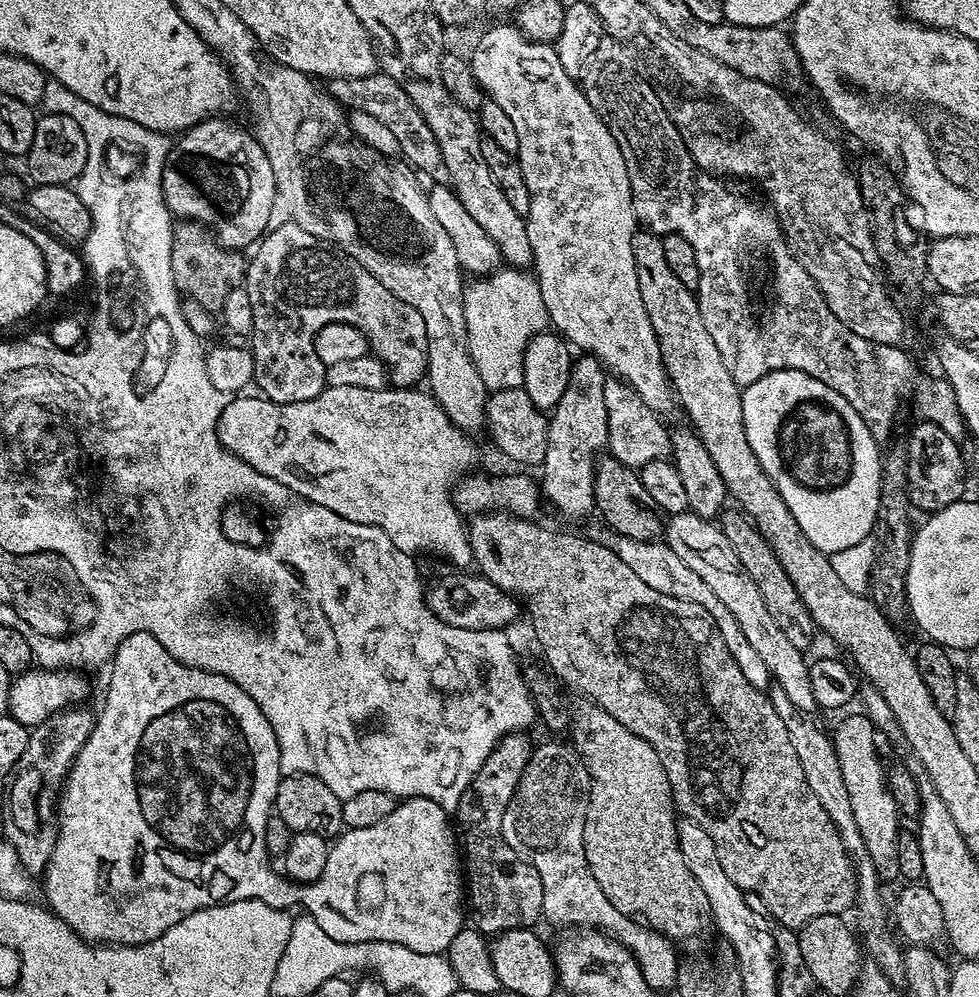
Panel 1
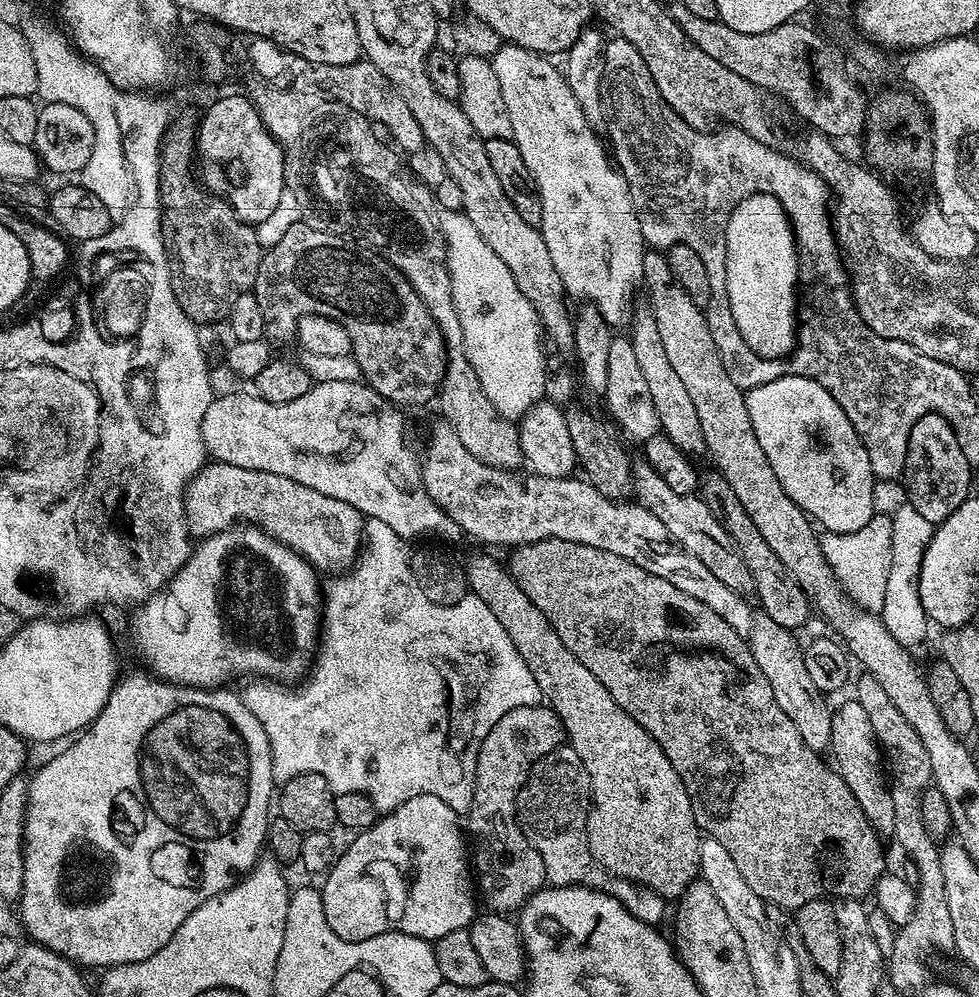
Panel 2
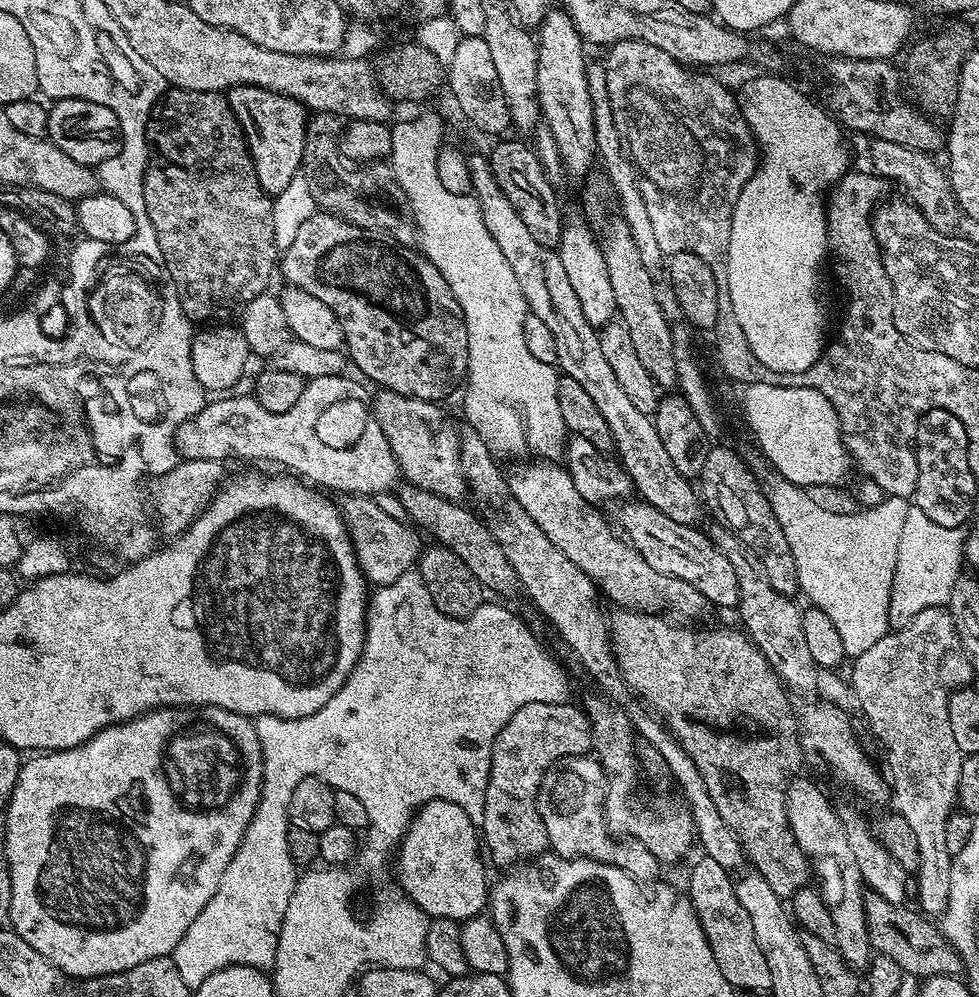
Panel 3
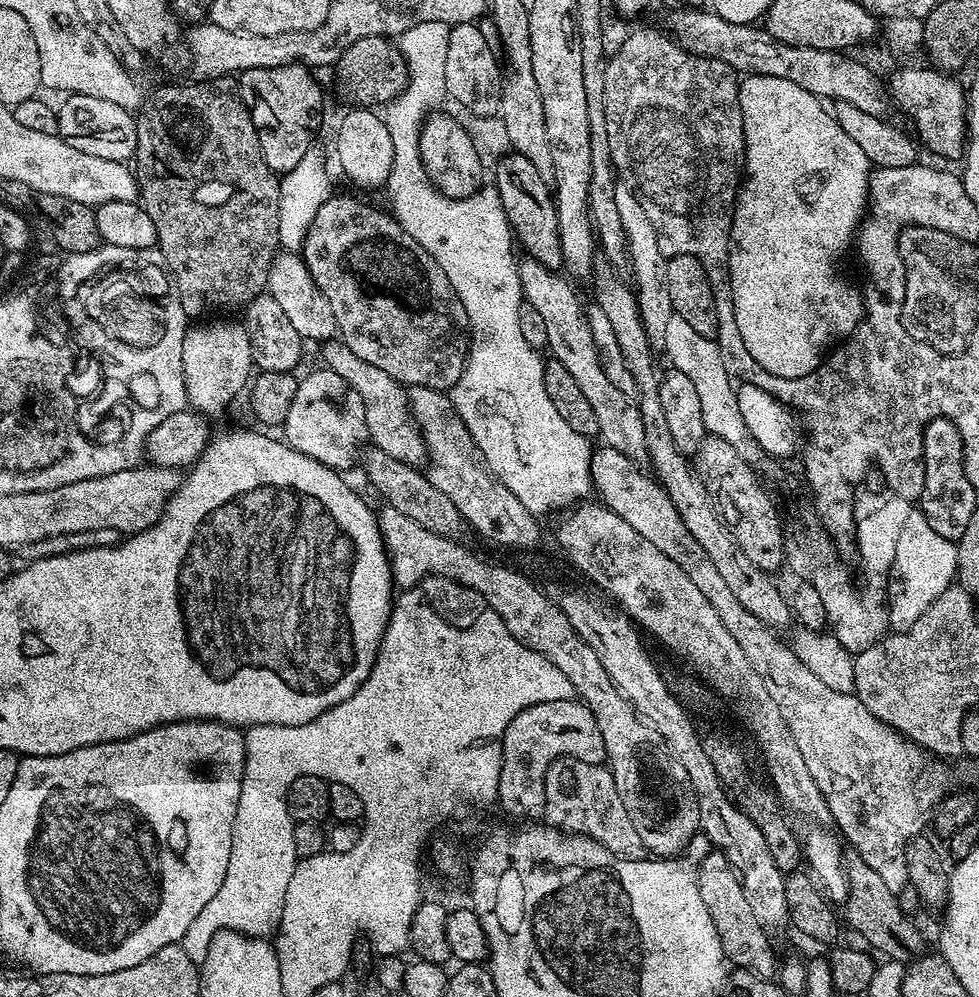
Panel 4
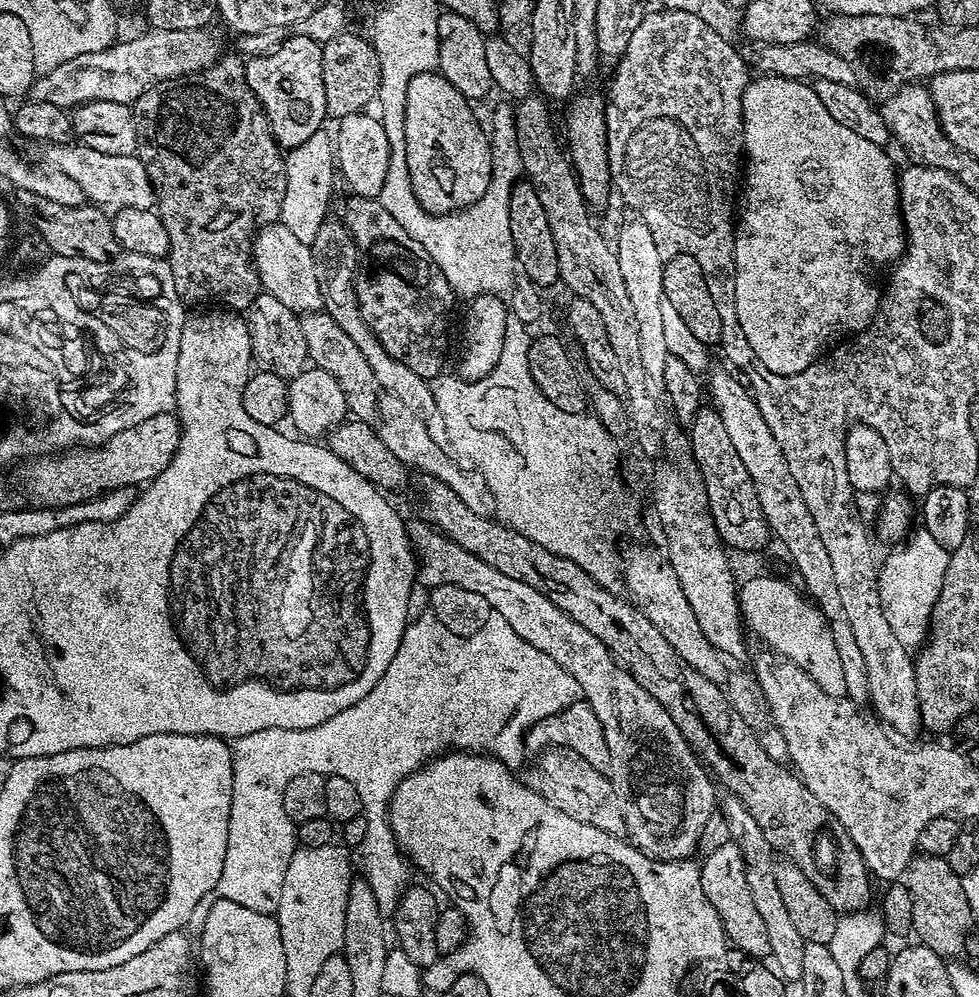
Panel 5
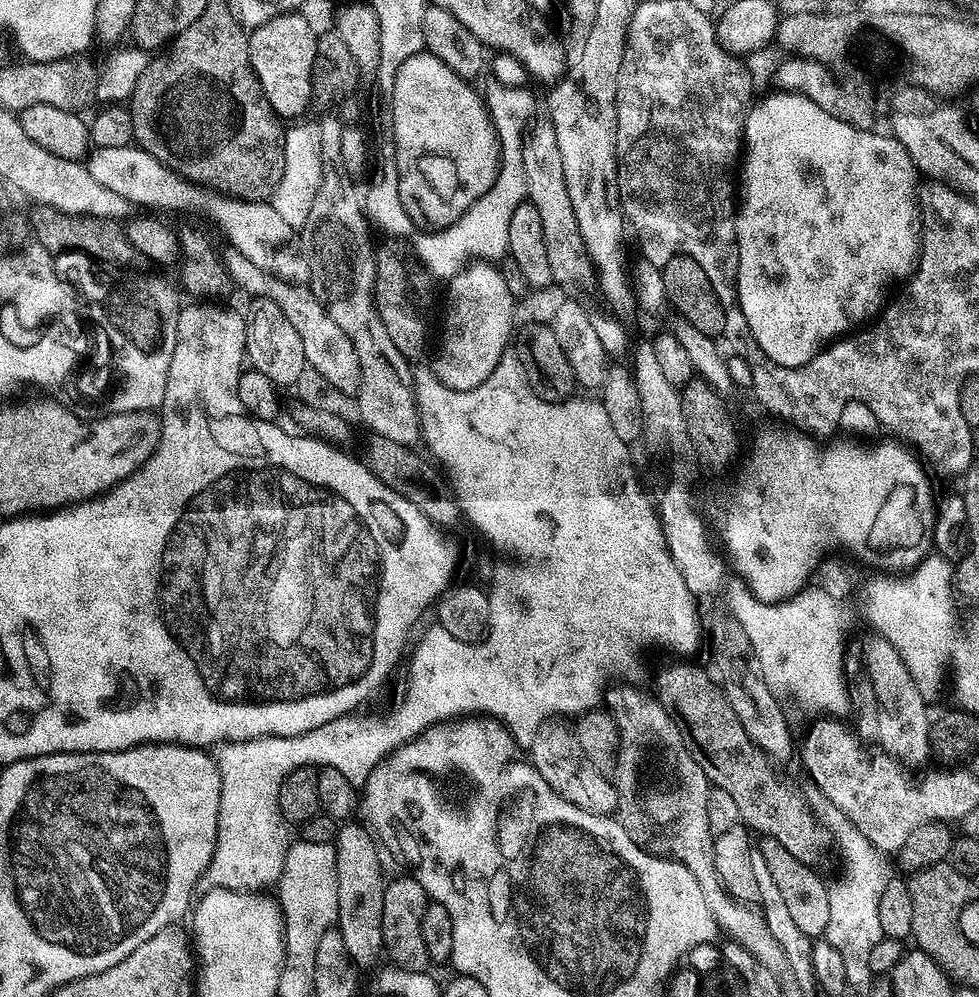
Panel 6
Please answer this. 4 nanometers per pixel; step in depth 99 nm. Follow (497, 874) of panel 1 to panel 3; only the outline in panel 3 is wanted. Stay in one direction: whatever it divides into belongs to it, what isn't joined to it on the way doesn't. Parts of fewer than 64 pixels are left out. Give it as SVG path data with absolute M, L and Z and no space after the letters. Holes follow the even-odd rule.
M530 702L505 720L492 744L486 786L482 844L496 864L515 866L549 847L542 818L536 815L536 795L551 764L568 756L587 756L592 748L592 725L572 702ZM484 827L484 830L483 830Z

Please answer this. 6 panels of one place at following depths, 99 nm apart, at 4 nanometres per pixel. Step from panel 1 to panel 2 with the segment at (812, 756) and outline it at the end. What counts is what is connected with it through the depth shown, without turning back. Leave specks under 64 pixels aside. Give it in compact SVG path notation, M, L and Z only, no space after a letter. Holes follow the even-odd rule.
M763 614L753 615L752 629L747 634L749 648L754 654L754 662L758 662L758 670L766 674L766 682L770 682L770 690L774 690L774 698L778 698L778 706L786 710L786 718L798 726L798 734L802 734L802 742L810 746L810 750L823 753L831 742L831 720L833 709L828 708L825 693L814 686L810 673L806 670L804 649L801 641L796 641L793 629L783 628L774 622L774 618Z

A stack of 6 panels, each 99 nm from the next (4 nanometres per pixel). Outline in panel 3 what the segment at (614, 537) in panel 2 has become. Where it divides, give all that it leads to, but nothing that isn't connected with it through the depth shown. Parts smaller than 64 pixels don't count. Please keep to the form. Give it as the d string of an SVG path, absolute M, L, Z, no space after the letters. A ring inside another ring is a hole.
M380 390L377 393L376 397L371 397L370 407L394 454L401 477L416 488L430 490L434 494L445 496L447 500L459 501L463 492L465 495L466 481L460 470L457 425L448 421L448 416L440 409L439 403L410 398L397 392ZM643 501L634 502L621 503L614 519L615 527L627 537L633 550L642 554L642 558L646 558L646 562L650 562L660 574L673 576L697 588L709 605L735 609L740 603L740 595L731 559L710 540L701 536L700 542L695 527L674 522L674 518L666 518L662 510Z

